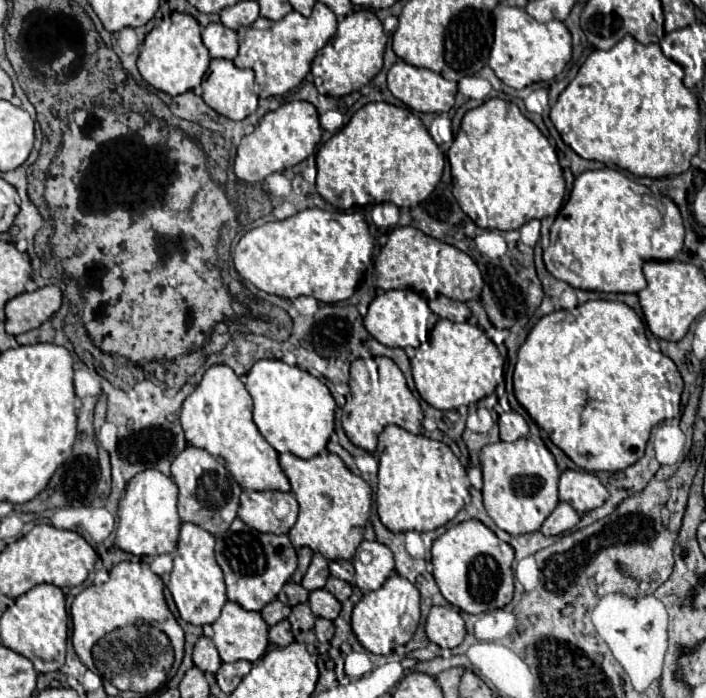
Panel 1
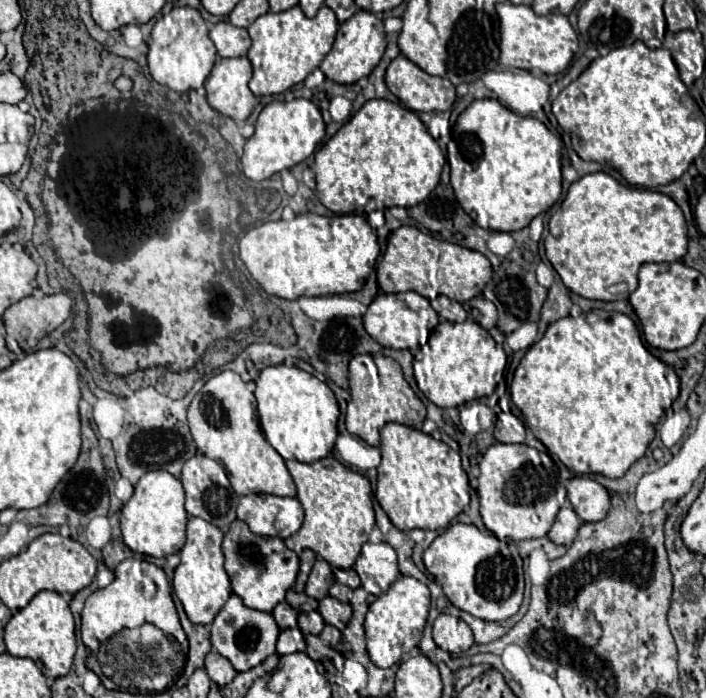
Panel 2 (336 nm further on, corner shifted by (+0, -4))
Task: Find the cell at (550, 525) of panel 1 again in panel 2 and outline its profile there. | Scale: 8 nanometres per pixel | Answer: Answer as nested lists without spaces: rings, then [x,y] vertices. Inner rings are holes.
[[[563,507],[549,531],[549,539],[557,545],[571,545],[573,539],[577,537],[577,531],[581,527],[581,519],[571,507]]]

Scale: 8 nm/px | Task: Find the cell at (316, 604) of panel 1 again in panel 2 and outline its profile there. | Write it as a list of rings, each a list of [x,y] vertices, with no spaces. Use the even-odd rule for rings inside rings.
[[[325,597],[325,599],[319,601],[319,613],[321,613],[321,617],[325,619],[327,625],[333,625],[339,631],[343,631],[345,625],[349,623],[353,611],[351,611],[349,603],[341,603],[339,599]]]

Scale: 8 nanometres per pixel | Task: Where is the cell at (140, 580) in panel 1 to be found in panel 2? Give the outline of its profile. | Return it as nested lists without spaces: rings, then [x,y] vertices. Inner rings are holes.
[[[125,559],[115,569],[115,581],[107,585],[105,589],[95,591],[85,601],[85,607],[81,613],[81,639],[89,651],[87,667],[95,671],[97,675],[101,675],[101,669],[97,663],[99,645],[111,635],[115,635],[117,631],[141,627],[143,623],[153,623],[167,635],[173,635],[183,645],[183,649],[187,647],[187,639],[185,639],[183,627],[179,623],[179,617],[171,599],[171,585],[167,581],[165,571],[143,559]]]

